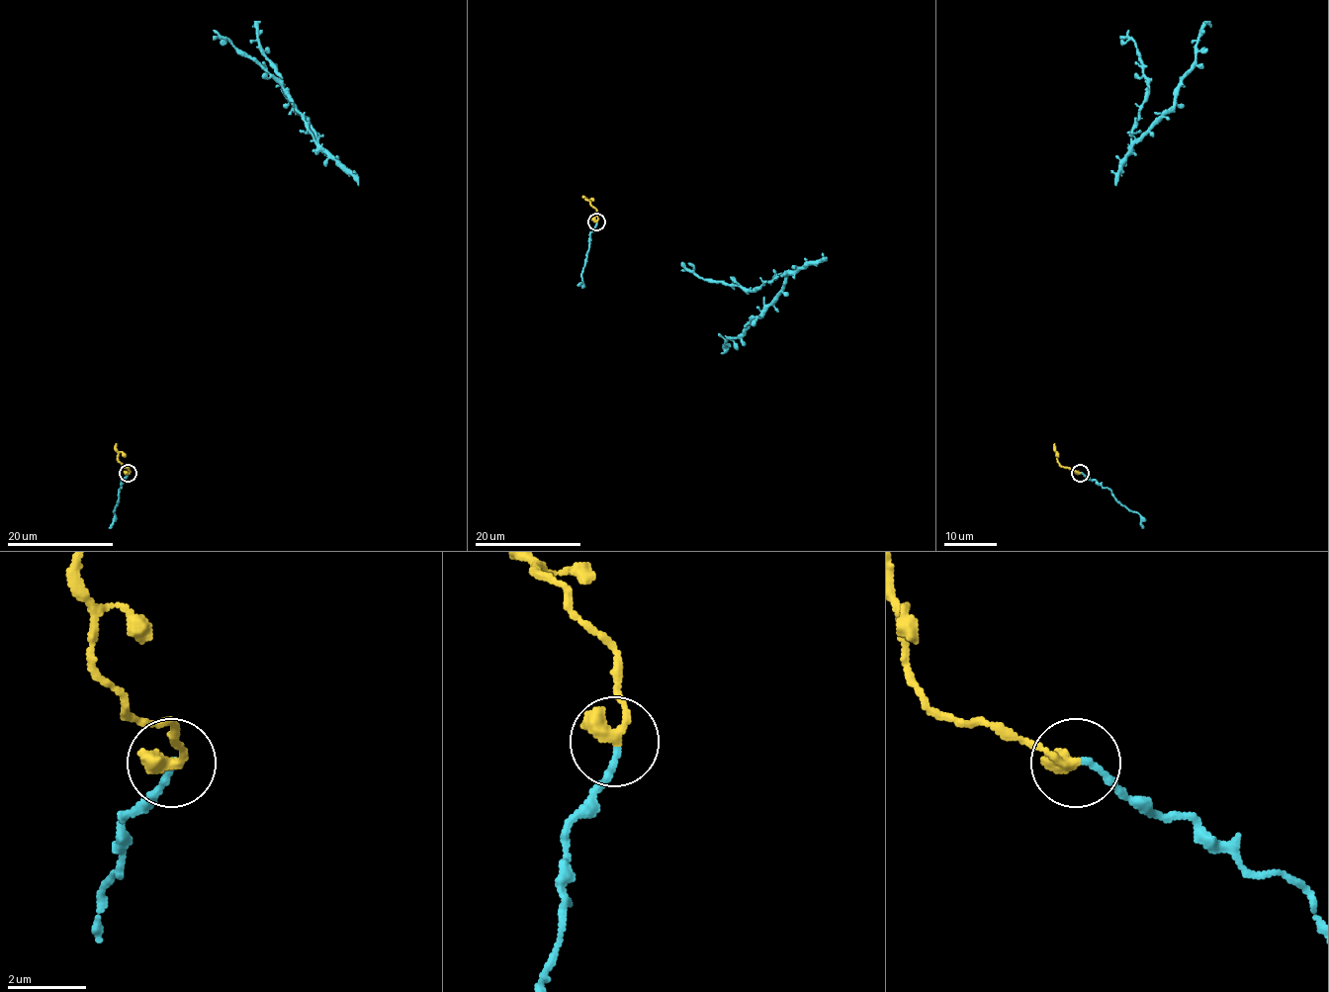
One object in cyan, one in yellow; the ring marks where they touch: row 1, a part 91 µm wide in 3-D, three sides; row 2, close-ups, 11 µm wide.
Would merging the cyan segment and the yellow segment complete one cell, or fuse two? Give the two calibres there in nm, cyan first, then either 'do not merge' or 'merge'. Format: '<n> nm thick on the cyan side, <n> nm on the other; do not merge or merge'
160 nm thick on the cyan side, 460 nm on the other; merge

